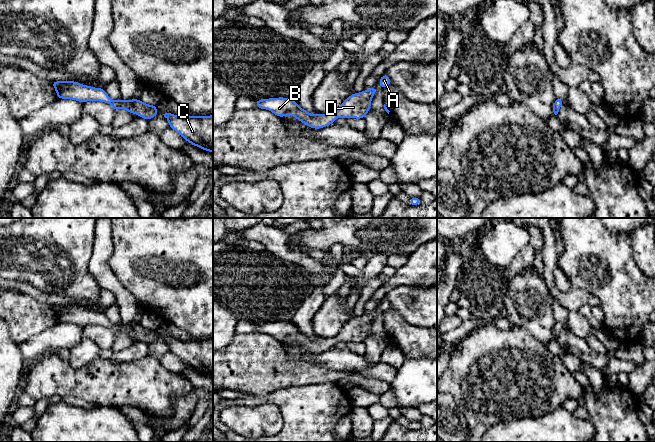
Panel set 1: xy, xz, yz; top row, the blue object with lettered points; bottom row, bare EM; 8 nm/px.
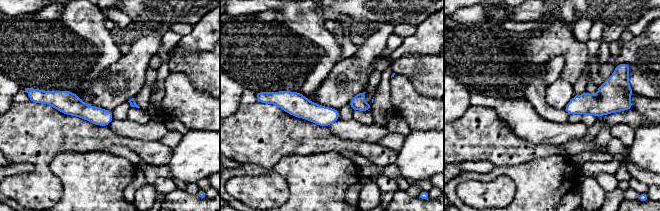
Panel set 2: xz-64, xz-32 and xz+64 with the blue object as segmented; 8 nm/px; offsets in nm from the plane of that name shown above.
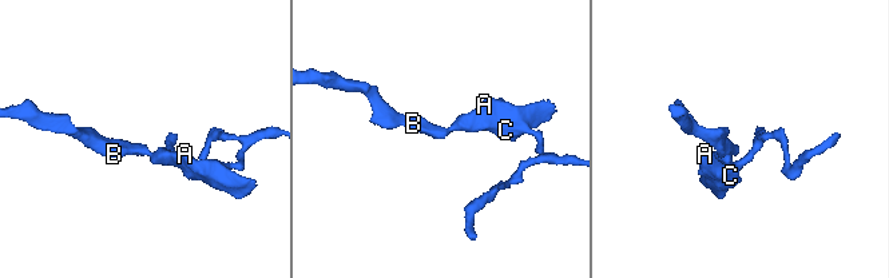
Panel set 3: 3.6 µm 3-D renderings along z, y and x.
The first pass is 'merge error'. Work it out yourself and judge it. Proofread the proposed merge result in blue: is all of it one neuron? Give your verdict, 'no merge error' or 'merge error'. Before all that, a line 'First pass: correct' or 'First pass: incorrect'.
First pass: incorrect
no merge error

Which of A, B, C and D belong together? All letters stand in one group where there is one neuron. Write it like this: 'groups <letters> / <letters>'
groups A B C D

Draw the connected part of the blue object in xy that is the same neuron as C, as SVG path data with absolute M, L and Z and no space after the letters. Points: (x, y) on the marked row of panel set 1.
M165 113L169 128L179 133L188 143L213 152L213 115L187 116Z

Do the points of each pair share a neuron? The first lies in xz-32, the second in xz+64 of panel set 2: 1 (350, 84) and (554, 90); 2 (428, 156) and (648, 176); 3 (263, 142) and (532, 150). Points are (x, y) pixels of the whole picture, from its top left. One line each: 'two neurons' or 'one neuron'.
1: one neuron
2: two neurons
3: one neuron

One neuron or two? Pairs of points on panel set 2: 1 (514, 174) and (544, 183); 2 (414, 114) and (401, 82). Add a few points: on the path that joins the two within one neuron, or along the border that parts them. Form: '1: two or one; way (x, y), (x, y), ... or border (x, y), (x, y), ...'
1: one; way (521, 174), (537, 182)
2: one; way (413, 106), (403, 96), (402, 90)

